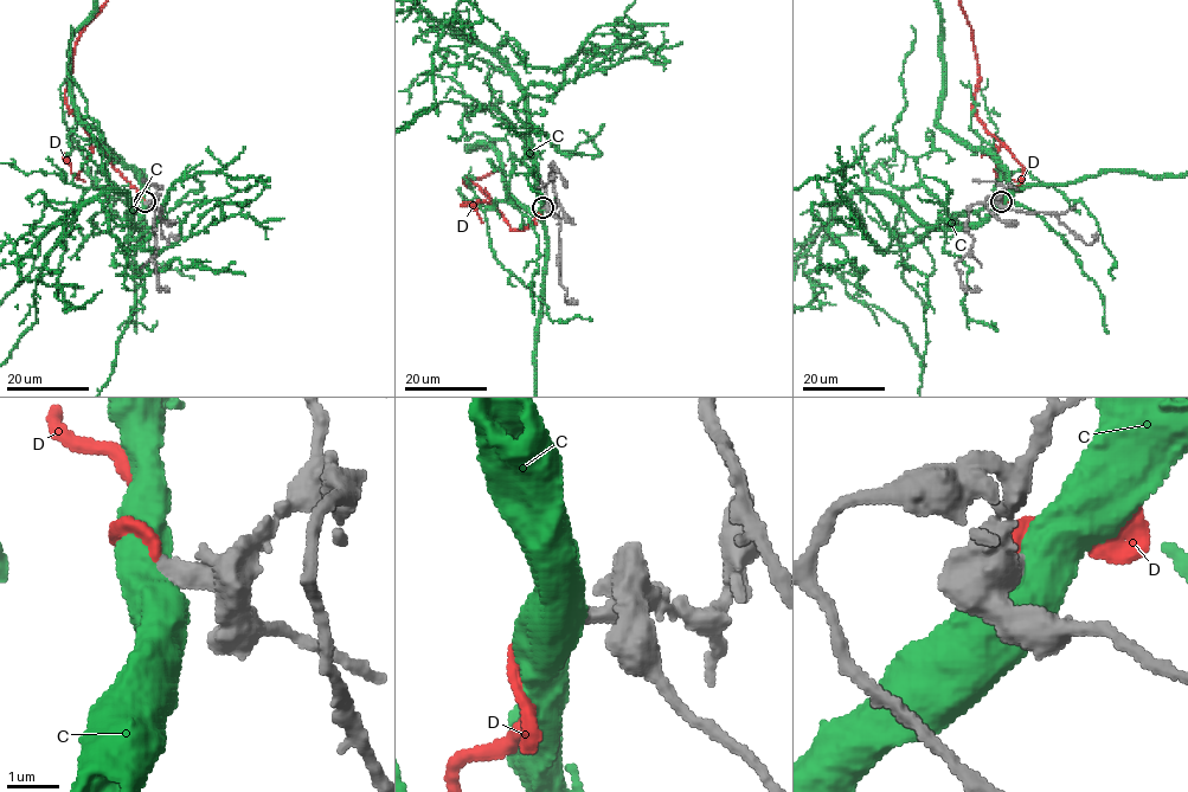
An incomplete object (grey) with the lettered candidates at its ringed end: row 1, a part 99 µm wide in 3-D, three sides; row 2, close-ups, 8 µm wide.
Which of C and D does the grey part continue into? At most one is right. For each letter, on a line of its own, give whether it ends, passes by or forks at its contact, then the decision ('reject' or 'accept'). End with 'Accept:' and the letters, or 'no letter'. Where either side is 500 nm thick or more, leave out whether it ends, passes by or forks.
C: reject
D: it ends; accept
Accept: D

